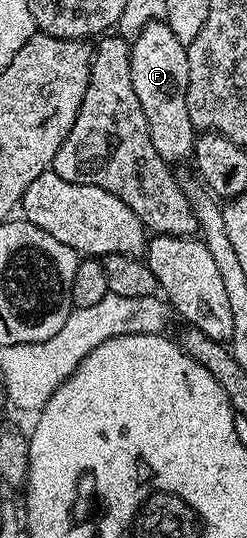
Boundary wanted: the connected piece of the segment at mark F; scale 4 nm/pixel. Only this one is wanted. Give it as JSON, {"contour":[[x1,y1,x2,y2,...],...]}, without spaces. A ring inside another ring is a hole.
{"contour":[[163,21,149,23,137,35,132,36,129,49,131,61,131,81,135,85,135,97,139,97,139,105,147,117,149,136,155,149,167,161,173,159,188,160,195,146,195,129,191,125,191,117,187,113,187,85,189,70,187,69,187,47,175,38,175,33]]}

